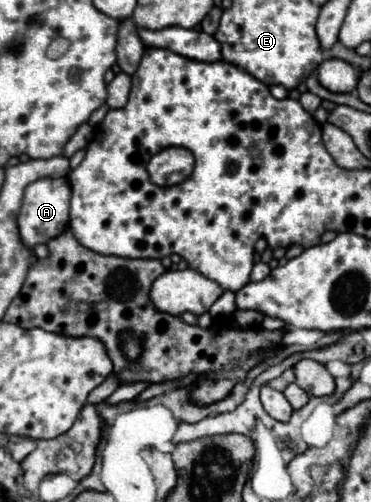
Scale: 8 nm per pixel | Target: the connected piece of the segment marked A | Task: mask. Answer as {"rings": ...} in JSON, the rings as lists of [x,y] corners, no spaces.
{"rings":[[[40,178],[32,182],[24,192],[24,204],[18,216],[18,228],[22,242],[30,248],[36,244],[44,244],[50,238],[62,234],[68,226],[68,212],[70,212],[70,184],[66,178]]]}

